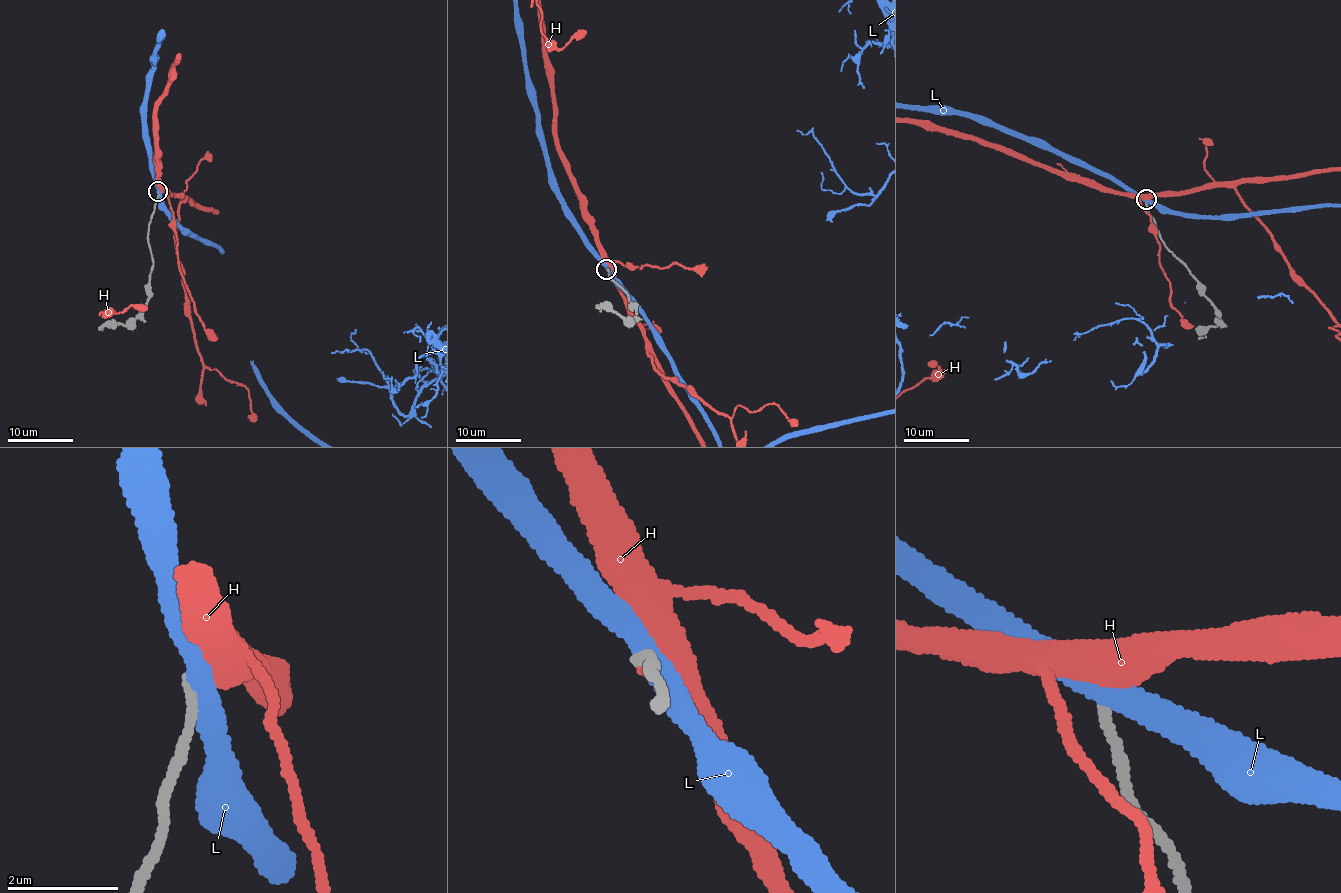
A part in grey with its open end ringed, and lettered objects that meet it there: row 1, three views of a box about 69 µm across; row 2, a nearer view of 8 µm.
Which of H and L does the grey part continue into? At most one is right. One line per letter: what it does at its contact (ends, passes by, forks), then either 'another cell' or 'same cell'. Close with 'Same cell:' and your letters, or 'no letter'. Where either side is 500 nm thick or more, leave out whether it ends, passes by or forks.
H: same cell
L: it passes by; another cell
Same cell: H

